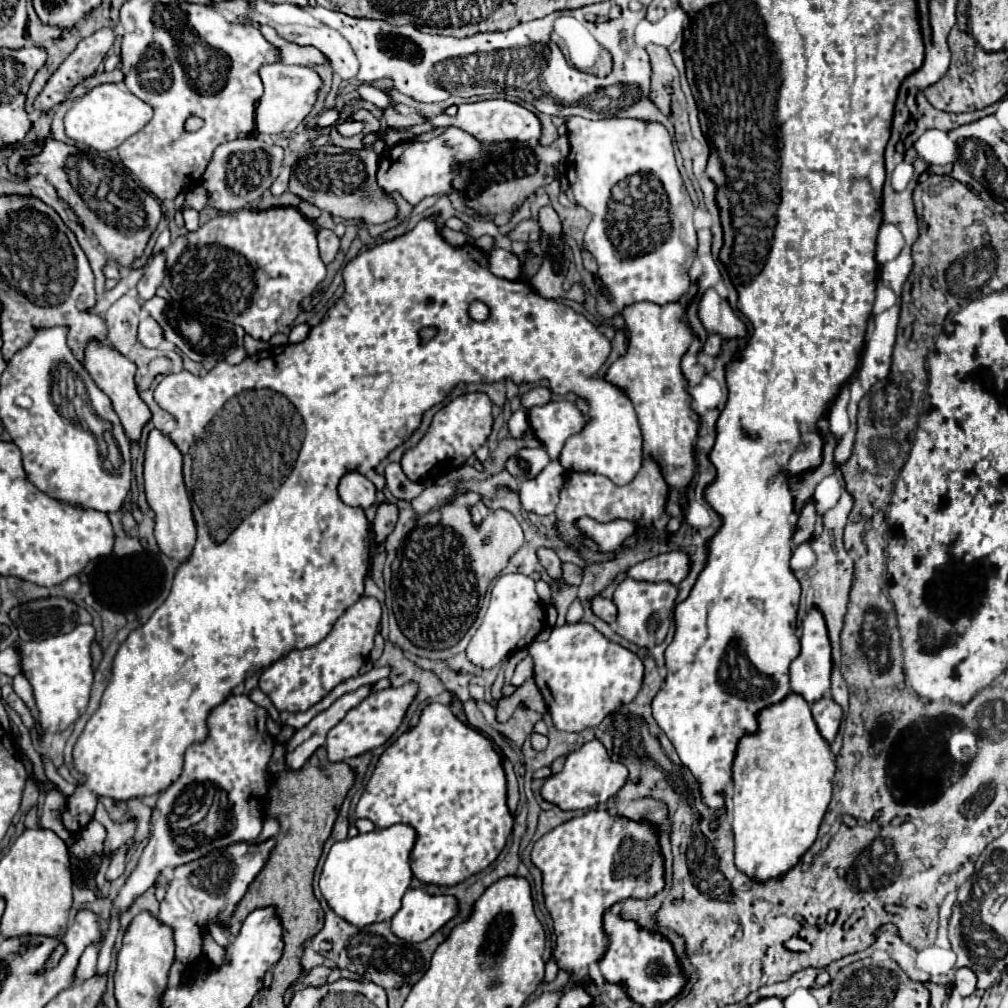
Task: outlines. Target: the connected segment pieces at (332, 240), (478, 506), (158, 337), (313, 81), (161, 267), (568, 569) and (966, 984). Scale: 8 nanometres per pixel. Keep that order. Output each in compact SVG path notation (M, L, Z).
M319 230L317 232L317 242L319 242L319 252L321 252L321 260L325 264L329 264L335 254L339 252L339 236L333 230Z
M479 496L479 500L469 506L469 514L471 514L475 526L479 526L479 524L483 522L483 518L489 514L489 510L487 510L487 506L485 506L485 502L483 502L483 496Z
M151 316L143 318L139 322L139 330L137 330L137 336L139 340L149 346L149 348L157 348L161 342L165 342L165 334L163 334L163 328L159 326L159 322Z
M283 62L267 64L261 68L261 80L265 92L255 110L255 126L259 134L287 134L297 128L297 124L309 114L317 92L321 88L321 78L307 66L289 66Z
M157 252L153 254L153 258L149 260L147 268L145 268L145 274L141 276L139 284L137 284L137 290L139 290L139 296L143 300L149 300L155 296L155 290L161 286L165 278L165 252Z
M562 563L562 576L565 584L579 586L582 581L583 570L572 563Z
M963 966L963 968L957 970L953 986L957 988L957 992L959 992L961 996L969 996L969 994L975 992L975 986L977 986L977 974L975 974L969 966Z

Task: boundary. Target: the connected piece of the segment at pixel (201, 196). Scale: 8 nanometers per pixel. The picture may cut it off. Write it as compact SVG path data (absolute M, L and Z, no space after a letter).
M197 186L197 188L193 188L191 192L187 192L181 212L191 210L191 208L199 212L199 210L203 210L203 208L205 208L205 204L207 204L207 194L205 194L205 190L203 190L201 186Z

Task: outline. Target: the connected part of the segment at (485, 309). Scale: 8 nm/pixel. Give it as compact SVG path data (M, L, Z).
M473 302L471 308L469 308L469 316L471 316L473 320L477 320L477 322L485 322L485 320L489 320L491 310L489 310L489 306L483 304L483 302Z

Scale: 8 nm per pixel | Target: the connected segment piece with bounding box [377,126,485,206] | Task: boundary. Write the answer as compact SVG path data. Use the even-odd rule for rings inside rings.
M447 128L441 134L431 136L429 140L407 140L401 144L391 146L381 154L379 168L377 168L377 186L385 194L399 192L409 204L419 204L425 196L449 194L453 190L453 176L455 172L467 162L481 162L485 160L483 142L465 134L459 128Z

